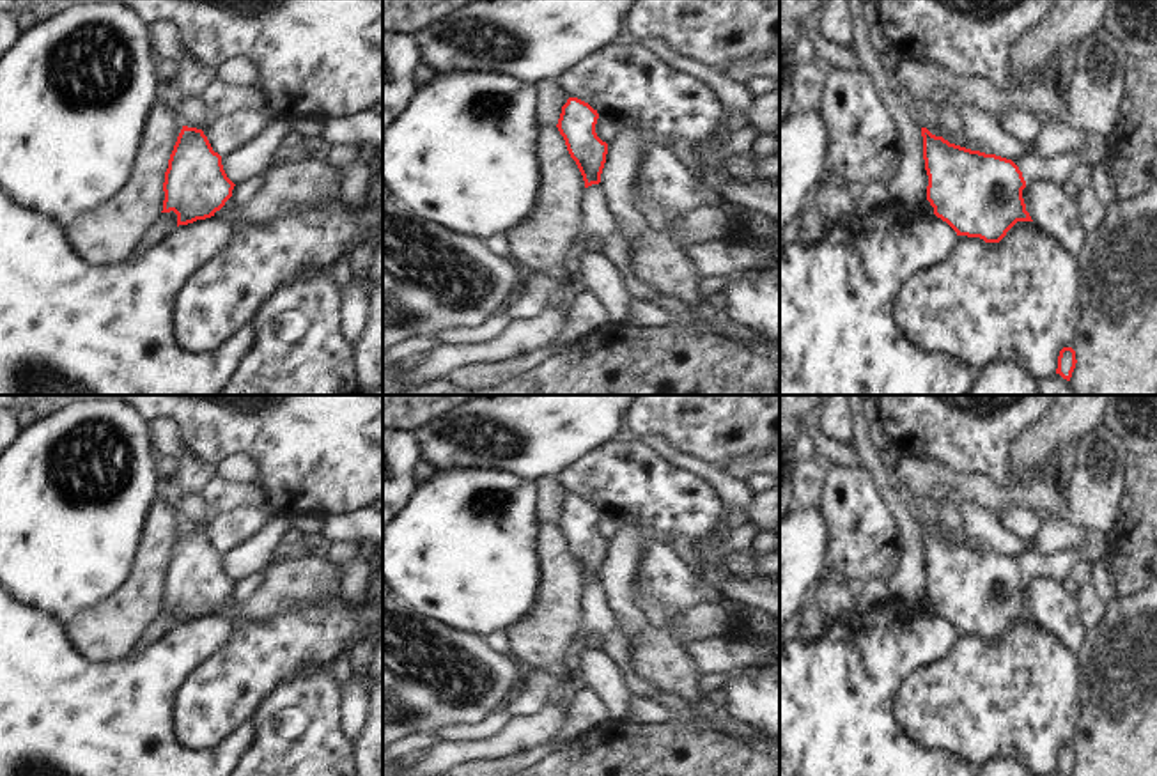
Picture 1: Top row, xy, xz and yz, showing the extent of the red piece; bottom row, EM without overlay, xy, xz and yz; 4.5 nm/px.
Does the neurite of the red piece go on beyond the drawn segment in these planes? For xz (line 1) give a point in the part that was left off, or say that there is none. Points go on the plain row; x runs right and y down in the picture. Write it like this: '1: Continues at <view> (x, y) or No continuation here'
1: No continuation here.

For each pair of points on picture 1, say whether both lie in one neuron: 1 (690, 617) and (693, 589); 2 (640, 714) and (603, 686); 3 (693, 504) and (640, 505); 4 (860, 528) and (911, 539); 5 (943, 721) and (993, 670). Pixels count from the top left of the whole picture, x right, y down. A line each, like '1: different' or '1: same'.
1: different
2: same
3: same
4: different
5: same

